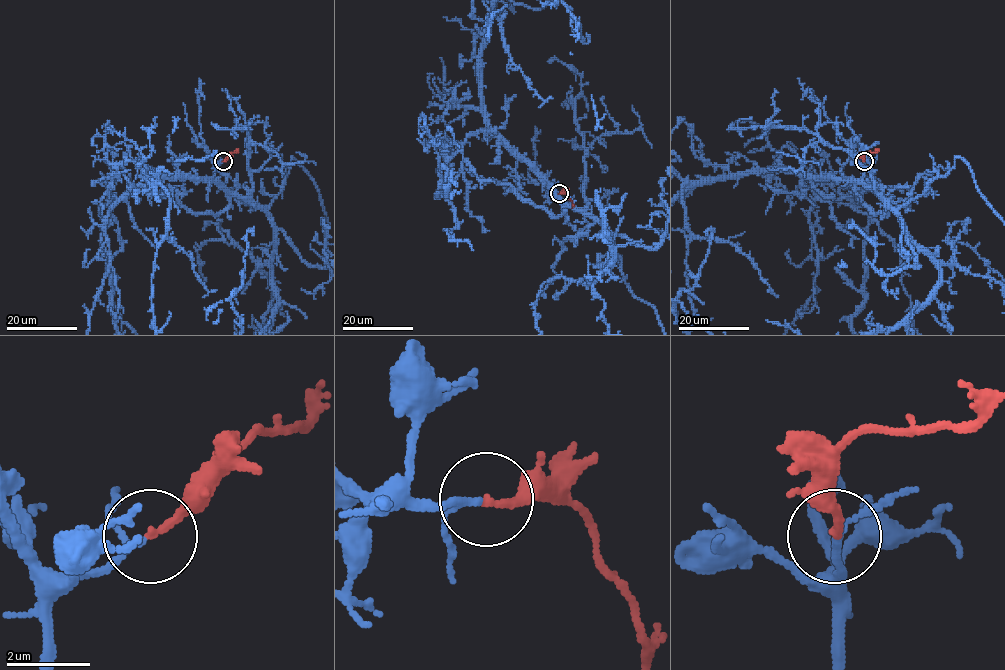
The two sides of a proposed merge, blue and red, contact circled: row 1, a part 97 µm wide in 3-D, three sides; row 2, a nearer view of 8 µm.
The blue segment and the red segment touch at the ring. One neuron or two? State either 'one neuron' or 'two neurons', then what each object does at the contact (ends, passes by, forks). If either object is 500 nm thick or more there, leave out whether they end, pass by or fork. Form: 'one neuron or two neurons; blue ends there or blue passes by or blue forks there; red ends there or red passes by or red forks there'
one neuron; blue passes by; red ends there

